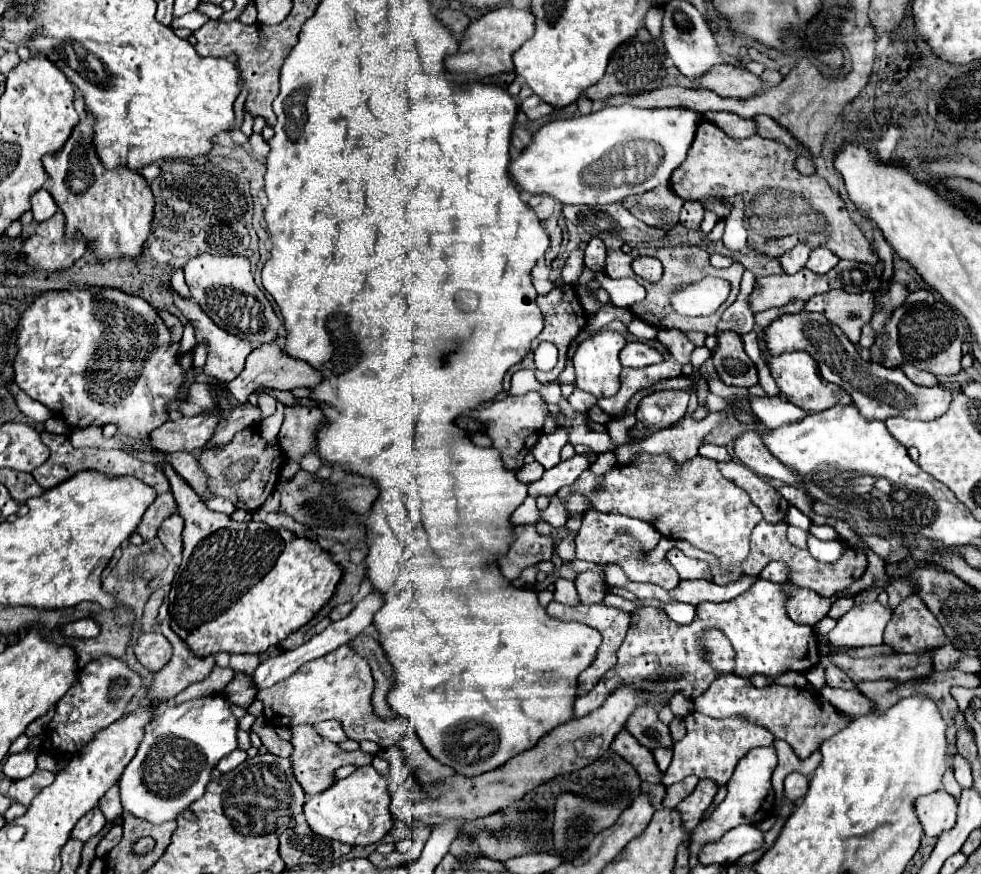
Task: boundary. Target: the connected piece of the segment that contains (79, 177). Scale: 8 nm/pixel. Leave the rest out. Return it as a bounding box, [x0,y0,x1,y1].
[43,115,155,261]

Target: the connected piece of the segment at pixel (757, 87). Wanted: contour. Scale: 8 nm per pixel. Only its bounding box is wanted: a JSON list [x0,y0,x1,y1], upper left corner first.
[701,65,763,99]

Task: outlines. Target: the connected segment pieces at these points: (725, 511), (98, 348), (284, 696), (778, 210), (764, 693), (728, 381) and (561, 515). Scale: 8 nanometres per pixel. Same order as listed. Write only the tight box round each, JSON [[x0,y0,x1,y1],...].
[[561,455,763,567],[13,287,187,441],[257,645,411,749],[671,121,877,265],[695,629,851,759],[713,333,757,387],[541,495,571,527]]

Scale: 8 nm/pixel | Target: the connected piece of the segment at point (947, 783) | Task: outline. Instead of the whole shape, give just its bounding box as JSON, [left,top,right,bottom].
[943,769,961,801]

